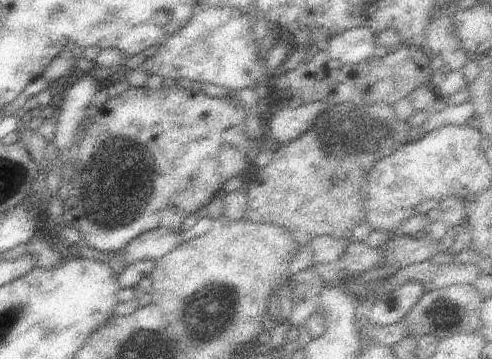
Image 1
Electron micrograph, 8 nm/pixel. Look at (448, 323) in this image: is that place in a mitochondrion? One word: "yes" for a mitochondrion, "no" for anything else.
no

